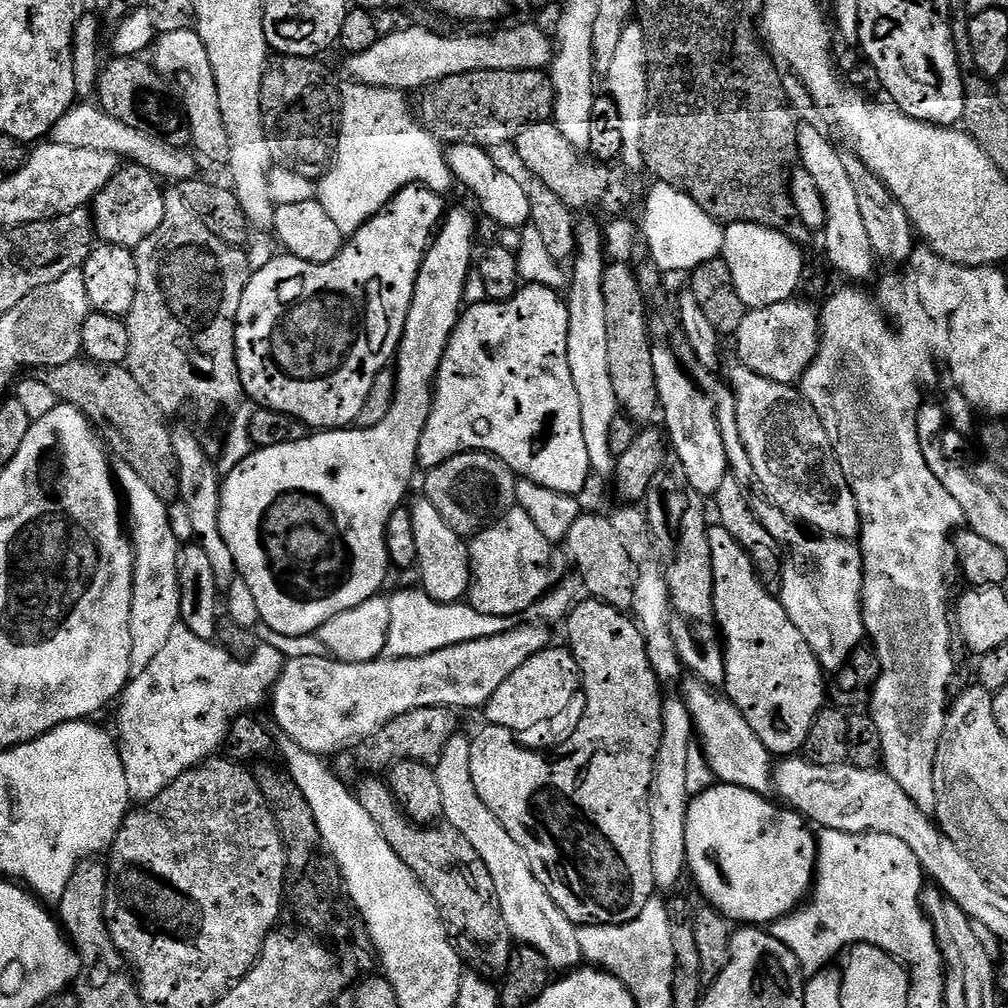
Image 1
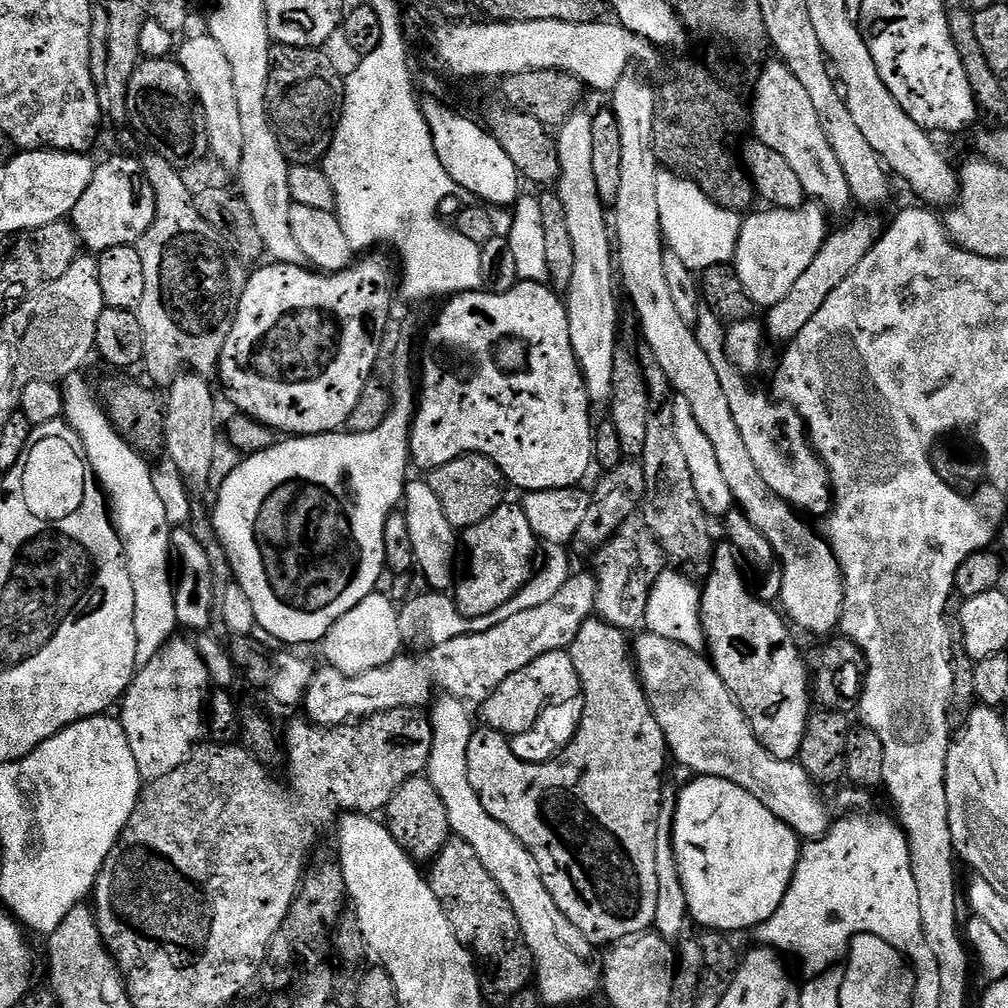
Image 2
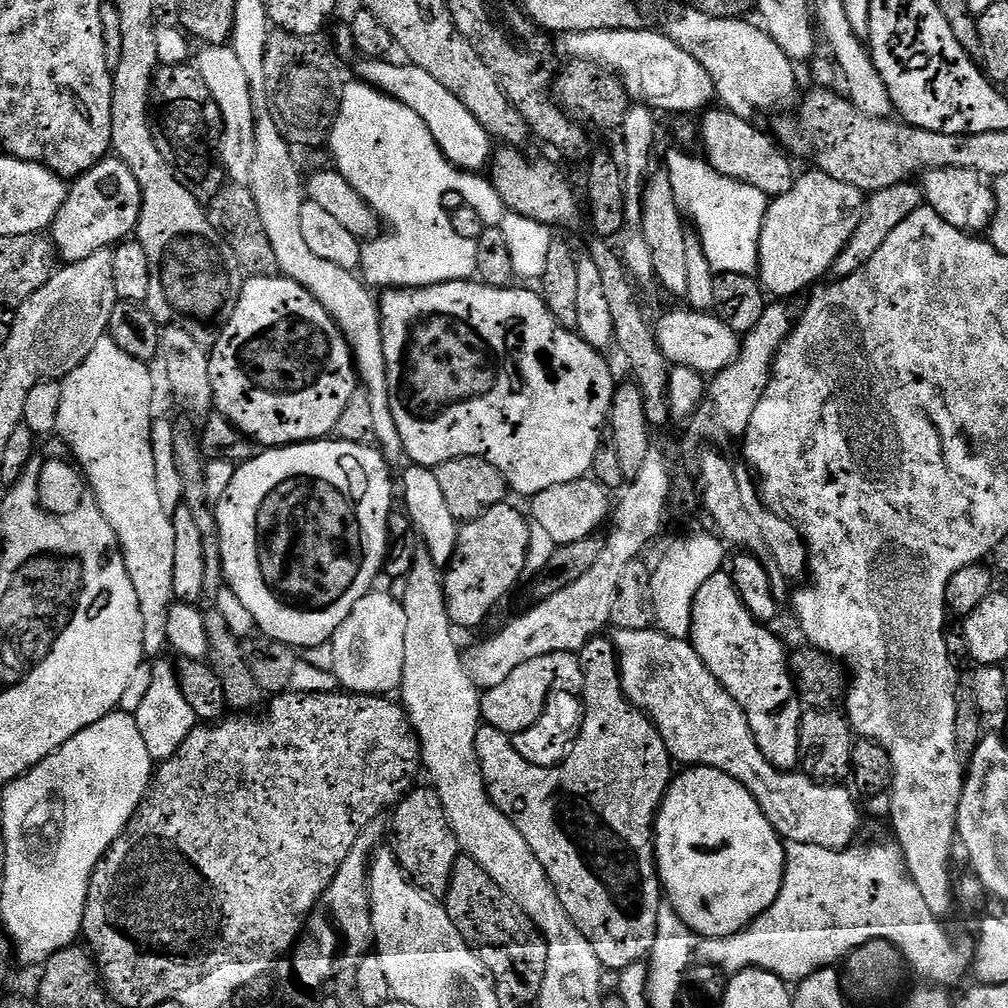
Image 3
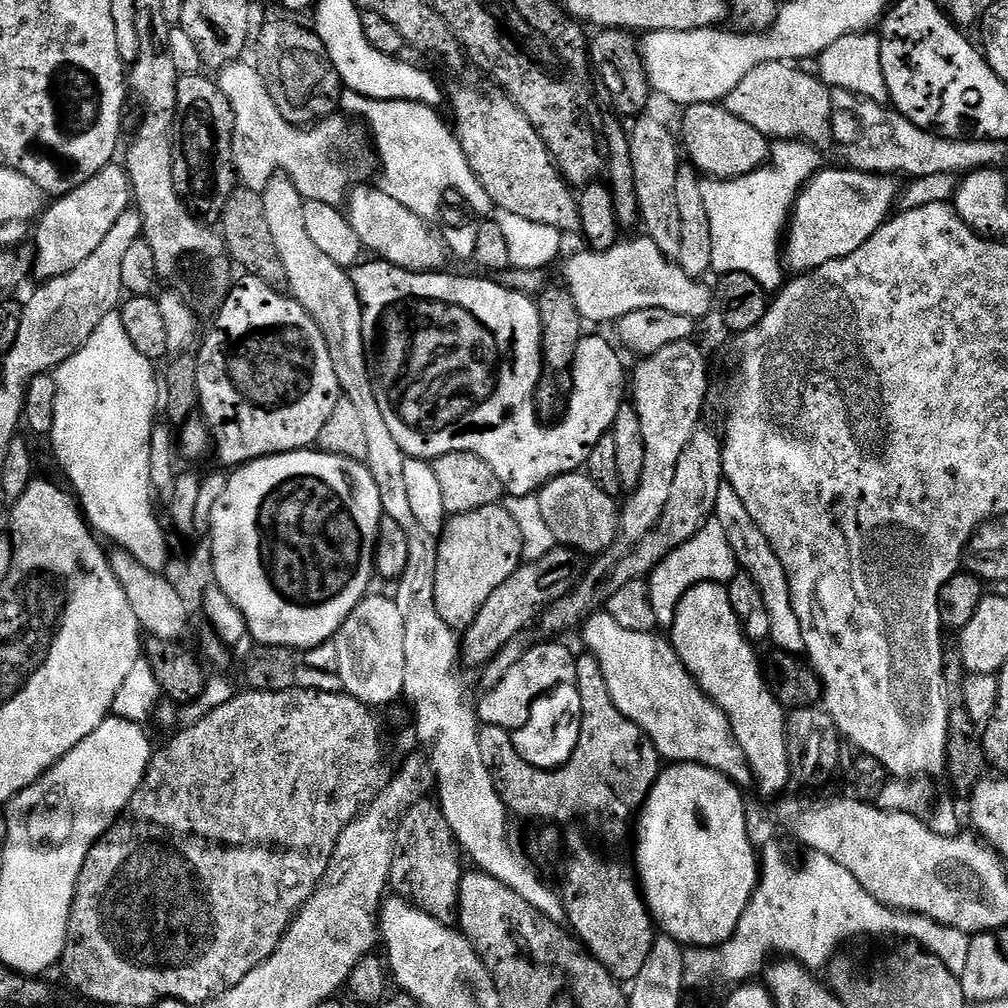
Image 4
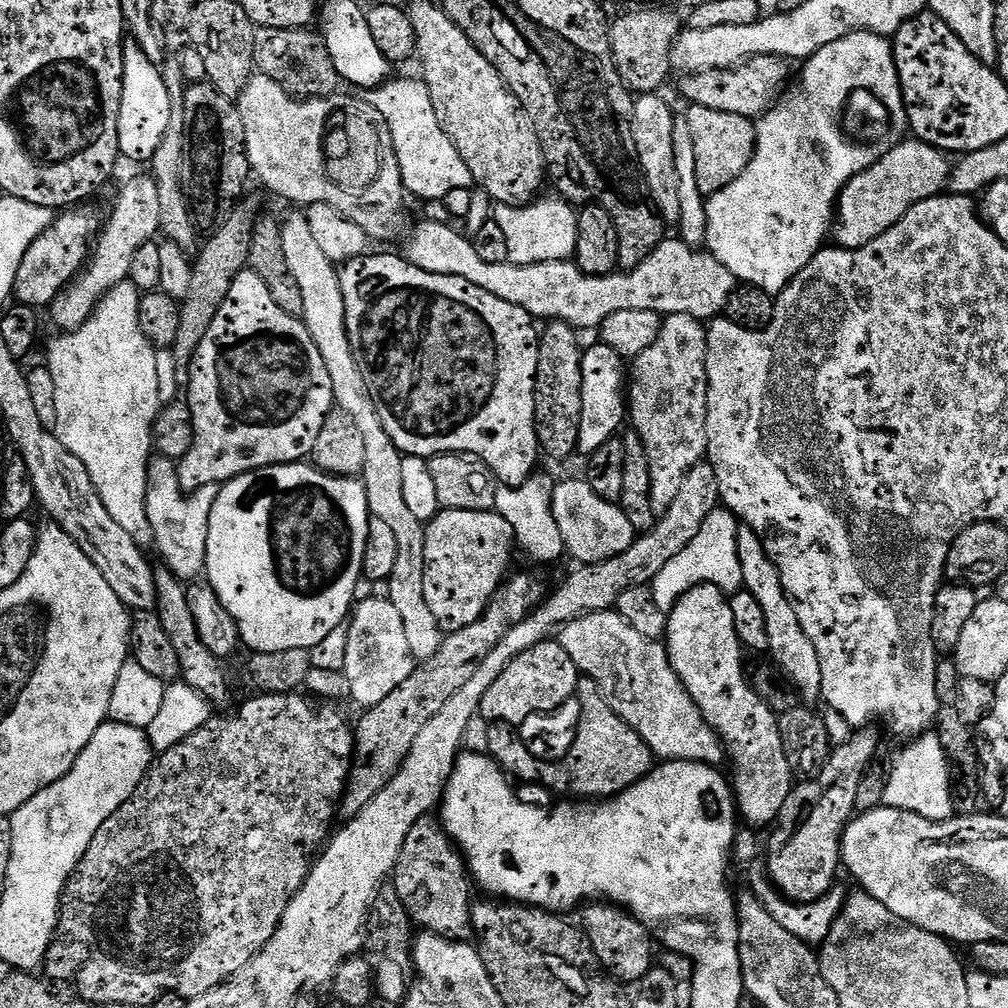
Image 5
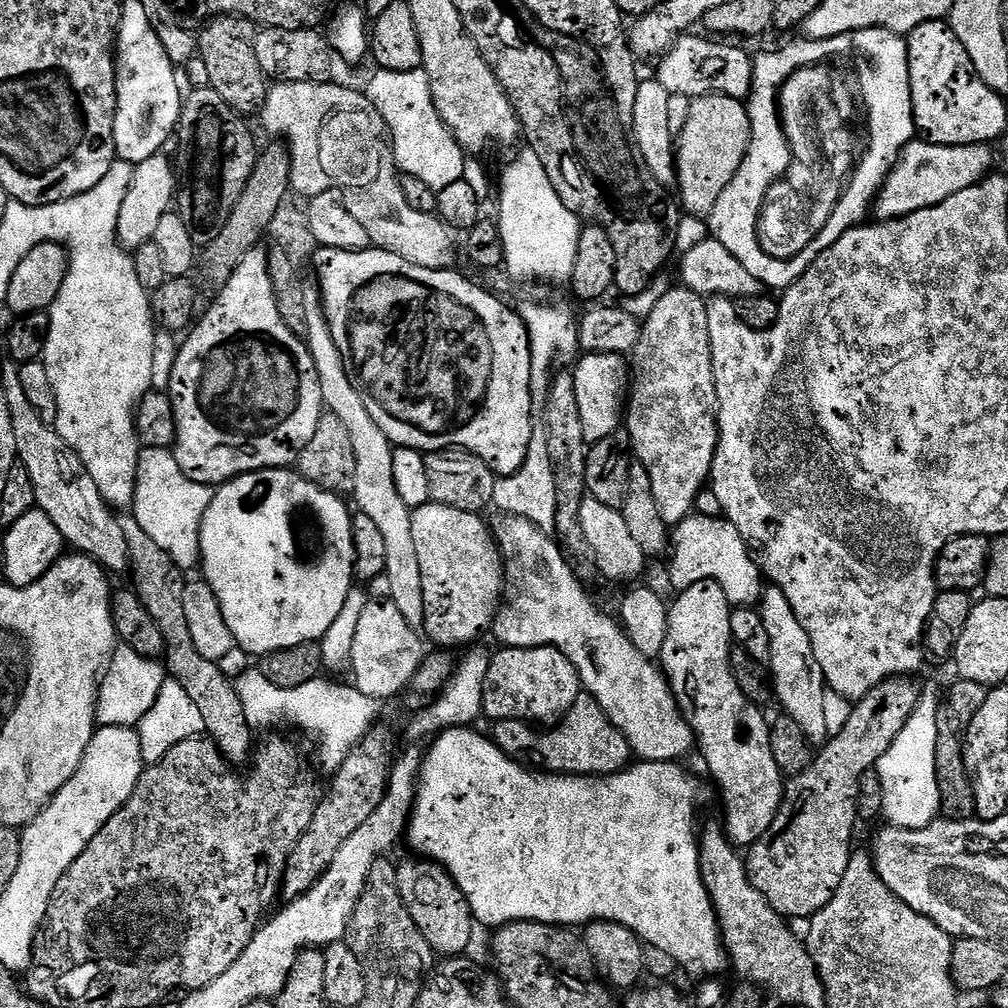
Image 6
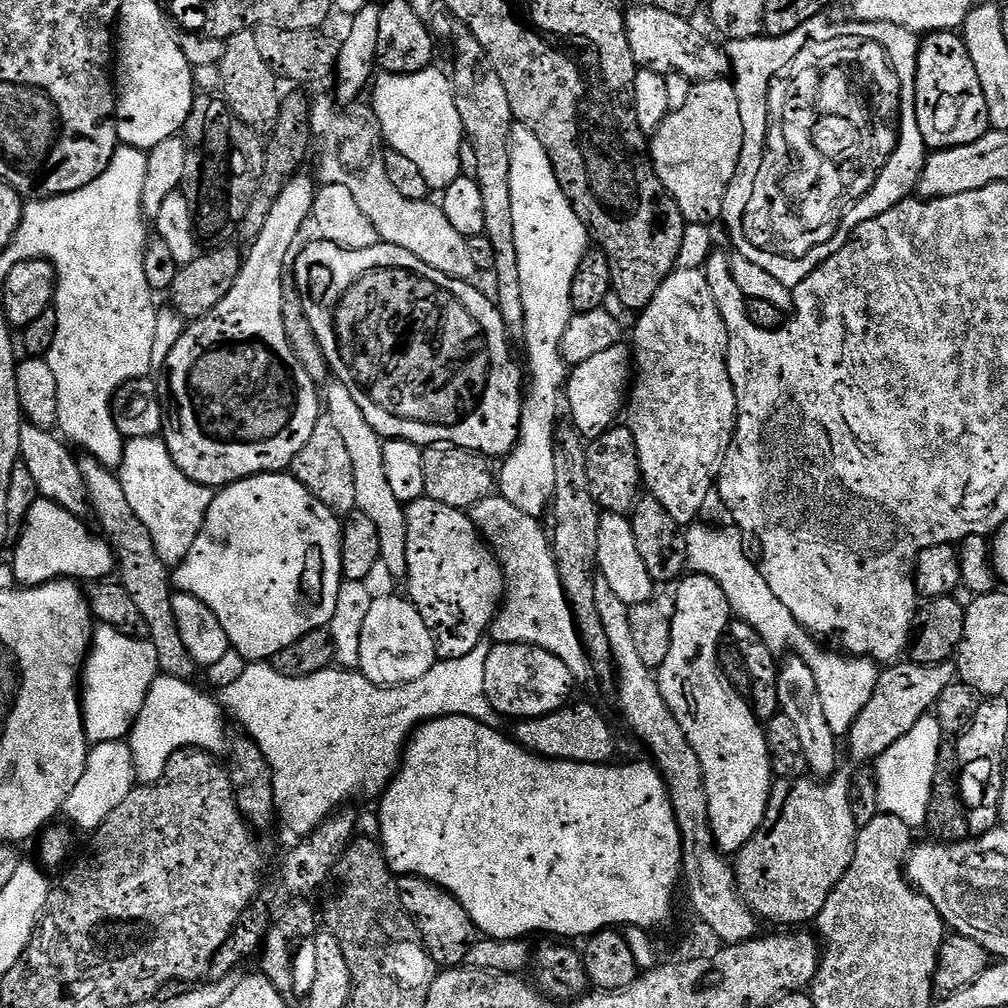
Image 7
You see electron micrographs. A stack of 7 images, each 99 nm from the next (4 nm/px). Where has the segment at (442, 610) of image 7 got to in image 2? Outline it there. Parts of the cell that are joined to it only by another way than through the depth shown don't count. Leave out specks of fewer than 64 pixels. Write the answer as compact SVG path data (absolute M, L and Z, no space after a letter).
M505 502L490 518L463 529L462 552L468 555L468 569L463 569L454 588L457 610L467 620L482 618L519 596L522 586L531 580L538 560L536 544L538 537L530 530L530 522L519 503Z

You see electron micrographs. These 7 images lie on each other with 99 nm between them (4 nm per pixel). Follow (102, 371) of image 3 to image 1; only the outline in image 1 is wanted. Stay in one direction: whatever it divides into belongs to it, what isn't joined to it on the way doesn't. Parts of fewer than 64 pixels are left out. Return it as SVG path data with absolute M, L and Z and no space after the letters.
M117 463L114 479L126 505L132 550L136 554L130 610L130 670L132 676L137 676L142 674L142 670L146 670L146 666L150 666L150 662L154 662L154 657L169 640L170 630L174 630L174 626L180 623L178 558L182 541L172 529L172 520L168 517L169 505L158 498L154 490L150 490L150 485L135 470L130 470L126 463Z

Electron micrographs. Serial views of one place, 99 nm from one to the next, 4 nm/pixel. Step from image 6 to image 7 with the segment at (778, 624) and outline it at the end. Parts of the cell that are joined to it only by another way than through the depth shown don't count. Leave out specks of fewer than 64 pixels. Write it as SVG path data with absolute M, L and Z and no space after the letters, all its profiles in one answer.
M792 654L778 668L778 702L780 712L794 722L795 729L801 739L802 754L805 755L807 771L816 778L827 778L838 771L836 764L842 756L842 748L836 745L838 734L830 730L830 722L826 718L826 706L822 706L822 694L818 694L818 682L814 682L814 670L806 666L806 662L798 655Z

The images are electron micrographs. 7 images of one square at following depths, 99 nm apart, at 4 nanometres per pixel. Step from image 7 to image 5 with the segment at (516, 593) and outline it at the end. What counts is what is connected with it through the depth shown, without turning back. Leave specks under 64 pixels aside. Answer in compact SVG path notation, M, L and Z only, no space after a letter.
M615 610L585 612L560 629L558 643L562 650L566 650L566 654L570 654L570 658L574 658L576 669L596 683L614 714L625 720L639 734L642 742L646 742L653 757L661 761L689 760L713 766L725 763L726 753L720 737L716 735L715 728L708 725L706 718L702 718L702 710L698 710L694 698L690 698L690 694L682 686L678 674L670 666L668 650L663 643L642 638L642 634L638 634L638 630L634 630L634 626L625 622Z

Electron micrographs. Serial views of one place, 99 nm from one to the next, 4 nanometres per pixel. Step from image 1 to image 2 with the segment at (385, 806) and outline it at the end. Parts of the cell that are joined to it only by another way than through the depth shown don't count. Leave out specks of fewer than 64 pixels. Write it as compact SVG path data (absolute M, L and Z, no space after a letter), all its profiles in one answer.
M450 838L429 868L432 869L427 869L426 879L434 890L434 898L438 898L458 942L471 951L486 977L483 991L489 997L509 998L527 989L534 976L532 956L520 935L506 894L502 894L494 878L482 866L482 858L474 854L474 846L459 838Z

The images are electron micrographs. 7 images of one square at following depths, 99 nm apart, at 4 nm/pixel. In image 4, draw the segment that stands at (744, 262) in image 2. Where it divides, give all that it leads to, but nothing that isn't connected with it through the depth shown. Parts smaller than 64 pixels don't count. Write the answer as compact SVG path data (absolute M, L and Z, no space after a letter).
M840 166L835 167L825 167L817 172L805 184L796 198L796 203L792 205L790 223L786 229L786 243L782 248L782 260L789 273L809 272L818 266L826 266L826 262L834 262L854 254L858 246L865 244L890 219L897 207L898 184L896 188L895 182L897 181L891 175L879 172L857 172L845 170Z

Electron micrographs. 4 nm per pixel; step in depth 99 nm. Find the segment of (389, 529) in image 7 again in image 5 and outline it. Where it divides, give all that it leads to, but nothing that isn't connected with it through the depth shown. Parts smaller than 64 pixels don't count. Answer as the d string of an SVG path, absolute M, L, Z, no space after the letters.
M292 210L288 217L283 217L281 234L289 272L302 290L305 311L302 319L306 330L310 330L310 338L314 338L314 346L318 346L318 354L322 354L322 362L326 362L330 386L334 390L335 407L347 410L354 417L358 431L362 433L363 445L366 446L366 466L362 483L368 499L368 511L371 515L382 518L382 522L391 527L398 542L394 574L390 574L387 580L390 586L388 600L394 602L394 607L402 617L406 639L410 642L410 650L415 654L417 661L429 660L440 648L442 633L438 622L434 622L434 613L430 611L430 605L426 603L426 524L425 521L414 518L410 505L406 503L406 494L402 491L404 456L400 449L394 446L390 434L386 434L386 426L382 426L382 418L378 418L374 398L370 398L370 390L366 390L366 378L362 378L362 370L358 370L358 362L354 362L346 330L346 306L340 289L337 265L333 264L330 258L326 258L325 252L318 246L314 233L310 231L308 217L303 211Z

